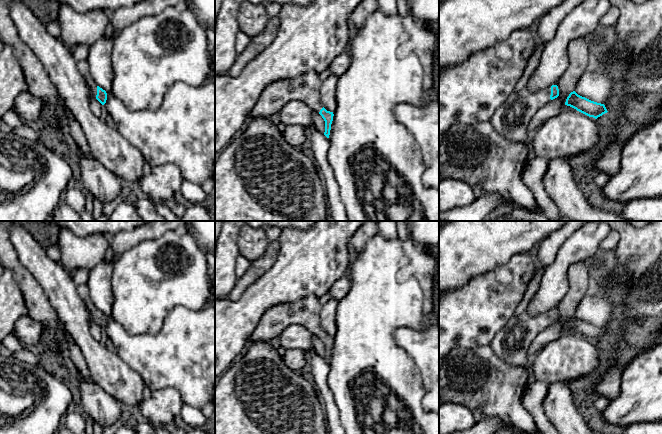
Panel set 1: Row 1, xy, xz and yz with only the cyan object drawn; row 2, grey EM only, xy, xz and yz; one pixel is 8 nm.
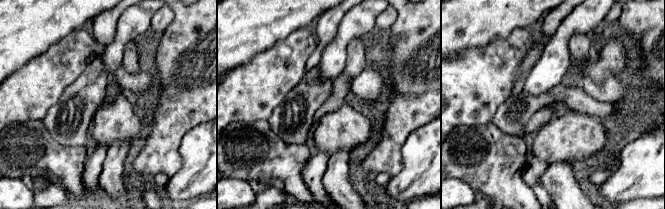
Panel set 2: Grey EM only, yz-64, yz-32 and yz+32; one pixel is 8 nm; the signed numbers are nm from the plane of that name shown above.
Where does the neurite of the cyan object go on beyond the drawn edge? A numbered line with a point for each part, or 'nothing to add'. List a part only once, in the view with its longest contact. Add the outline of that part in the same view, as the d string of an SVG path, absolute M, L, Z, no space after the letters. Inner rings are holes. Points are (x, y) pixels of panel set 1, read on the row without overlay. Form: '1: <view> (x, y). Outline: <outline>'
1: yz (511, 344). Outline: M525 310L519 315L513 315L496 333L490 347L509 365L525 367L529 347L534 339L551 325L550 319L551 310L539 315L530 315Z

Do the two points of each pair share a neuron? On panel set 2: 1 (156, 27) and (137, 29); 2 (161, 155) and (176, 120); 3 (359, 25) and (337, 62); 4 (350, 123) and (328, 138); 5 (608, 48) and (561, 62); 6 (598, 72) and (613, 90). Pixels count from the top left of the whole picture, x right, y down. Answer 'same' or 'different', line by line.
1: different
2: same
3: same
4: same
5: different
6: different

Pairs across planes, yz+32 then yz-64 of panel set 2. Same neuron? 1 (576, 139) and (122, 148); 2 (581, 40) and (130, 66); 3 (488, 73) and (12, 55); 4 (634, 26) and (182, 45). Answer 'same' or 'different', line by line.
1: different
2: same
3: different
4: same

